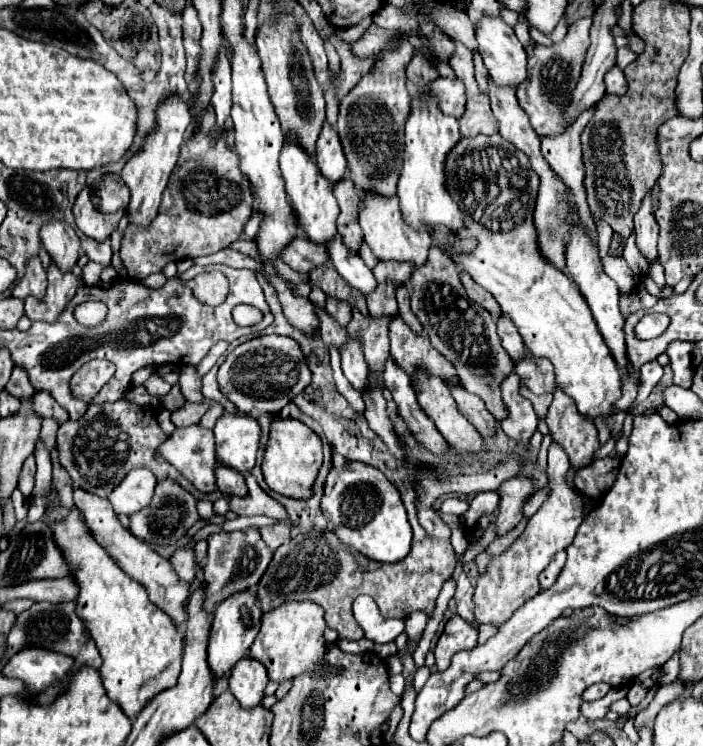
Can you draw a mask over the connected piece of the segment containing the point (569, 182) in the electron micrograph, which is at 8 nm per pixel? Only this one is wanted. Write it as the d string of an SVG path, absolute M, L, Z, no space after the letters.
M588 110L588 114L580 118L580 122L574 122L570 128L566 128L566 132L556 136L540 136L540 148L546 164L552 166L556 176L570 188L572 196L576 198L576 204L584 214L584 222L588 222L588 226L594 226L586 202L586 190L582 186L584 164L582 164L582 150L580 150L580 134L590 118L592 118L592 110Z

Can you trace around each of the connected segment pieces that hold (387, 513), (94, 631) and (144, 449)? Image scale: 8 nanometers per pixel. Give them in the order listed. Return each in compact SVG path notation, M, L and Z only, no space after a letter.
M348 460L344 466L332 468L320 508L328 518L328 530L372 560L398 562L410 552L412 528L400 502L400 492L374 466Z
M76 506L62 520L42 520L52 530L52 540L60 548L70 576L78 586L76 614L86 624L104 660L100 668L104 688L130 718L136 718L138 710L144 708L144 702L148 702L152 694L176 682L184 638L178 634L172 618L148 600L144 586L132 580L96 542Z
M120 398L116 402L92 404L84 416L78 420L68 420L58 430L58 448L60 448L60 464L70 474L74 488L82 488L90 494L106 498L112 488L122 482L124 474L136 466L150 468L156 478L176 478L180 486L188 488L190 482L182 478L182 474L166 460L156 456L158 446L168 436L162 432L158 424L158 414L152 406L140 406L128 398Z

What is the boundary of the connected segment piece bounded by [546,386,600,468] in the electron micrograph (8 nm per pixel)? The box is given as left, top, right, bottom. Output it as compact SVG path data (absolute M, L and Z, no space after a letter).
M554 388L554 400L546 414L552 438L564 446L572 466L592 464L592 454L600 446L598 430L590 418L578 412L574 400L560 388Z

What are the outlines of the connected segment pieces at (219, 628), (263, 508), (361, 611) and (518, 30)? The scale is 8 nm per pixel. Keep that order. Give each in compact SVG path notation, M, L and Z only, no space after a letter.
M246 588L242 592L236 592L218 604L218 608L214 610L214 622L208 642L208 664L216 678L224 676L240 658L248 654L248 648L252 646L260 630L260 618L262 618L262 610L258 606L256 588Z
M246 472L244 474L246 478L246 486L248 486L248 494L246 496L236 496L232 494L228 498L228 504L230 504L230 510L238 516L254 516L254 514L264 514L264 516L272 516L276 520L282 520L286 518L286 510L284 506L274 500L272 496L268 496L256 482L256 478Z
M358 596L354 600L354 618L364 628L366 638L376 644L394 642L404 632L404 620L384 618L370 596Z
M521 15L518 23L514 27L514 32L518 40L523 44L524 47L526 47L530 41L529 26L526 19Z

